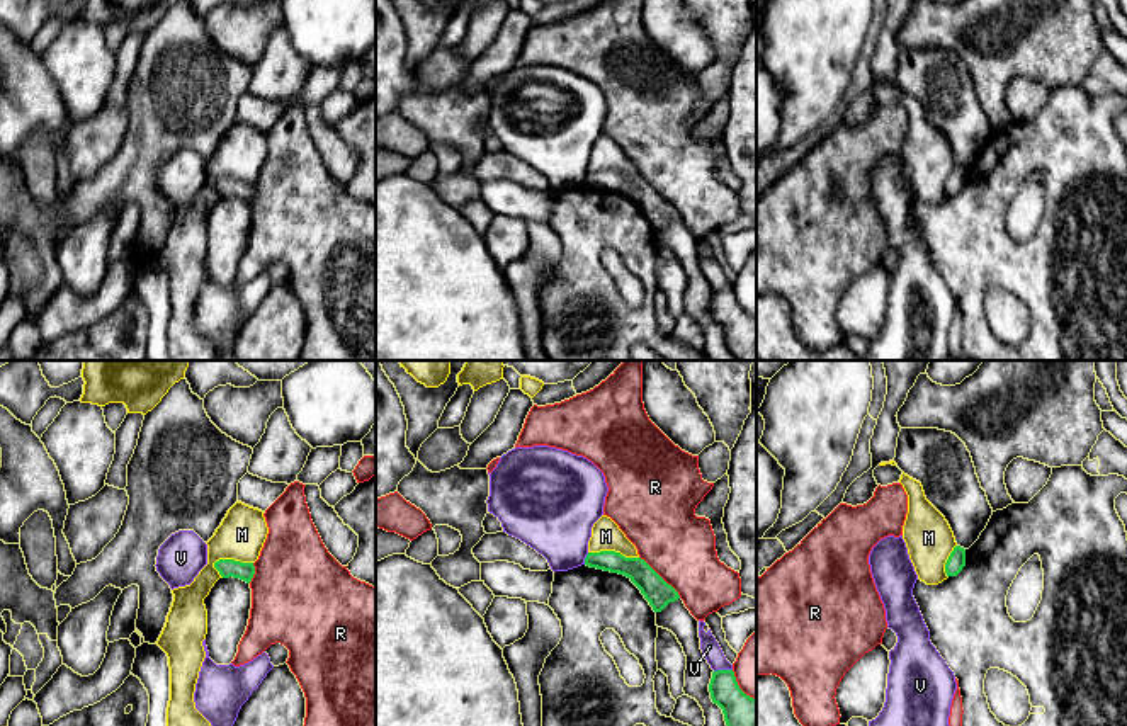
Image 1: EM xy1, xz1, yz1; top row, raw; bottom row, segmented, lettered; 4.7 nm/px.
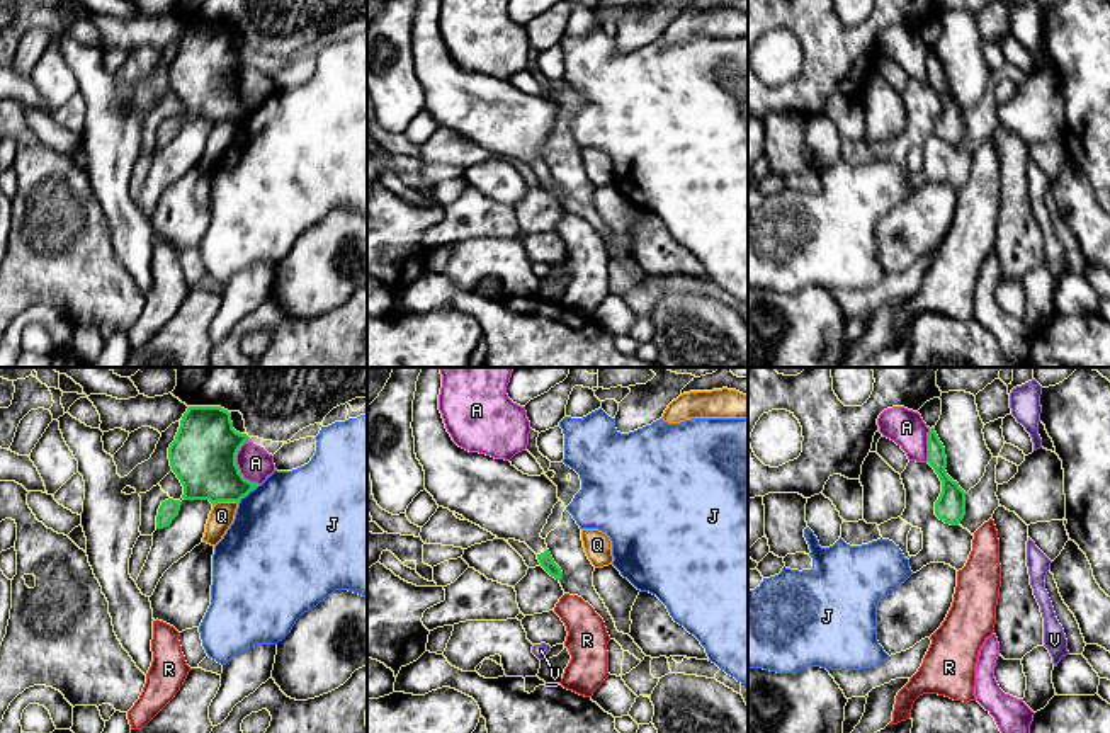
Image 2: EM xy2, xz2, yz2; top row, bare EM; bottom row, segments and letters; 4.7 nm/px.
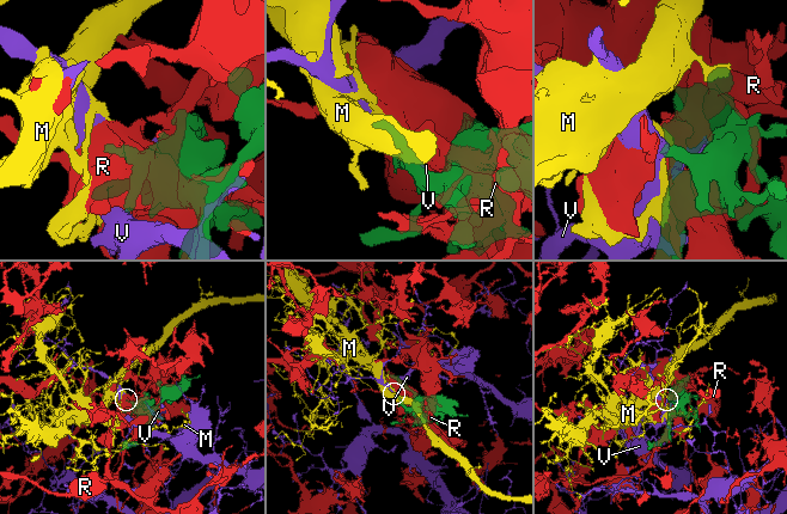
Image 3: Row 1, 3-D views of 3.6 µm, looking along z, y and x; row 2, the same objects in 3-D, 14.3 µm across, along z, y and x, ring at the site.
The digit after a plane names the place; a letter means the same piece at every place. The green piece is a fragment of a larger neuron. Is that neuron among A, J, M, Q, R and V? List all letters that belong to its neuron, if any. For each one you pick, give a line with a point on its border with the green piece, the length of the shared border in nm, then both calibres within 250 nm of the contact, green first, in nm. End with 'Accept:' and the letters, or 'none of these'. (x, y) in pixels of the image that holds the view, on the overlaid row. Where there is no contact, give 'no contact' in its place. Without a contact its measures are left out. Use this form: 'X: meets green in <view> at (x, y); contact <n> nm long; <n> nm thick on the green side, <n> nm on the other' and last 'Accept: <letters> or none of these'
Accept: none of these

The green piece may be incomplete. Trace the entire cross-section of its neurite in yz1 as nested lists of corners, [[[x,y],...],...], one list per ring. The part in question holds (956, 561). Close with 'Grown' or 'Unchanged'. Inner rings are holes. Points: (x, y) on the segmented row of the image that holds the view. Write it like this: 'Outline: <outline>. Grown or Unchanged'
Outline: [[[955,546],[945,563],[945,573],[947,576],[957,576],[964,566],[966,566],[966,549]]]. Unchanged

